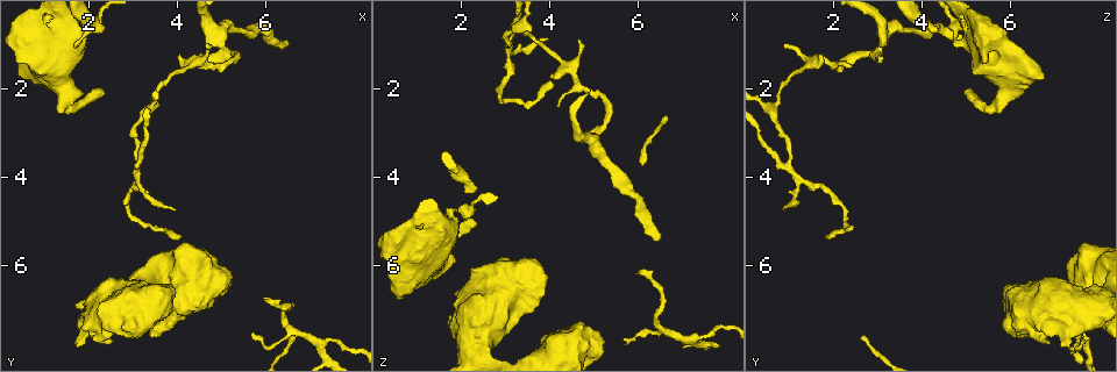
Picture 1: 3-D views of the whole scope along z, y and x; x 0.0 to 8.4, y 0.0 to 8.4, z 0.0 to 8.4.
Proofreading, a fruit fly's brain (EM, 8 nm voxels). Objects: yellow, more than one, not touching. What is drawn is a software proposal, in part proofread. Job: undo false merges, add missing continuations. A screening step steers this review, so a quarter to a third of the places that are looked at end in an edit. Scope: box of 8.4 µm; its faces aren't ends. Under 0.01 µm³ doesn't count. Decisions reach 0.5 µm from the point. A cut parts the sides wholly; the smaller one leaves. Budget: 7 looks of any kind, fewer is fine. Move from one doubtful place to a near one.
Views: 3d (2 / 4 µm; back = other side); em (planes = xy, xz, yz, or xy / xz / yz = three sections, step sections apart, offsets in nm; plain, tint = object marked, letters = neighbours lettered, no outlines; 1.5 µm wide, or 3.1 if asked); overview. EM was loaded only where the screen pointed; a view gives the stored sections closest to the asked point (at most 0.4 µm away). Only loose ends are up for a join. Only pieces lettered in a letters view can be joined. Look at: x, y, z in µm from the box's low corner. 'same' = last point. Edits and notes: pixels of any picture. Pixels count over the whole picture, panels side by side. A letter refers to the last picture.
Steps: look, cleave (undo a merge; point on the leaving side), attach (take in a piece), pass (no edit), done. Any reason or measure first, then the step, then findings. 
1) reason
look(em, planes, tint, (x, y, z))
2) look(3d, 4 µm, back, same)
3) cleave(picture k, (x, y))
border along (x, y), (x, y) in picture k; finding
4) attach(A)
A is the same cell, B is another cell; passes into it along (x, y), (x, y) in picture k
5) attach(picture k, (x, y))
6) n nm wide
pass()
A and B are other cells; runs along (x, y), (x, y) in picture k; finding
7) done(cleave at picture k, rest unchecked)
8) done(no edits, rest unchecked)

look(3d, 2 µm, (3.15, 3.75, 1.00))

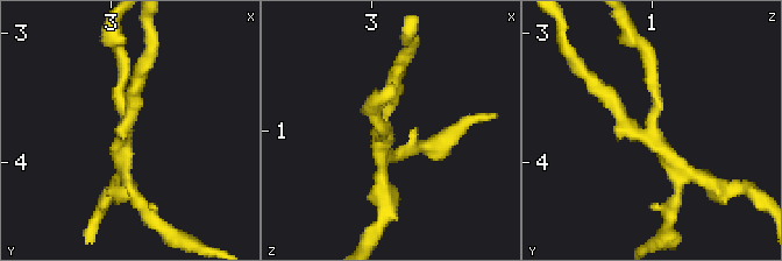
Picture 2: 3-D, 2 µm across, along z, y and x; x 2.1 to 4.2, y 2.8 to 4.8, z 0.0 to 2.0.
need the tissue
look(em, planes, letters, (3.08, 3.76, 1.02))

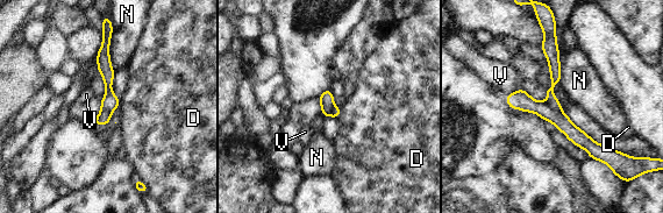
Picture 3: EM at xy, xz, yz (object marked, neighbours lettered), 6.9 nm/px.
cleave(picture 3, (520, 99))
D, N and V are other cells; border along (547, 104), (561, 112) in picture 3; two neurons meet here

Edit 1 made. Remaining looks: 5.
small branch off a trunk
look(3d, 4 µm, (1.75, 0.85, 5.10))

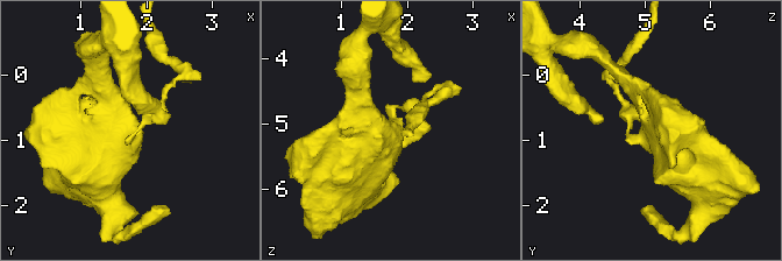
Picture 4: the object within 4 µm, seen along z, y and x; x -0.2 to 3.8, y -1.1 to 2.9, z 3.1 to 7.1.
look(em, yz, step 8, plain, (1.70, 0.85, 5.10))

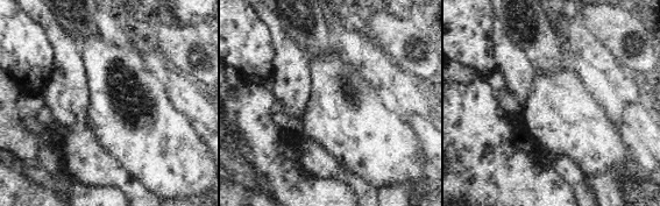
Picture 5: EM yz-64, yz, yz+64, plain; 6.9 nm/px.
what lies round it
look(em, yz, step 8, letters, same)

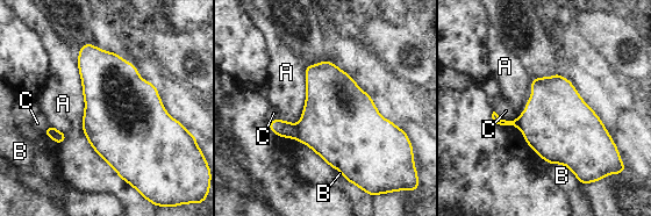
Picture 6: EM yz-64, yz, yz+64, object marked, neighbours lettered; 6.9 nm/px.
cleave(picture 6, (281, 128))
A, B and C are other cells; border along (297, 126), (299, 138) in picture 6; two neurons meet here

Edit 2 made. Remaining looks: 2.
done(cleave at picture 3, cleave at picture 6, rest unchecked)

